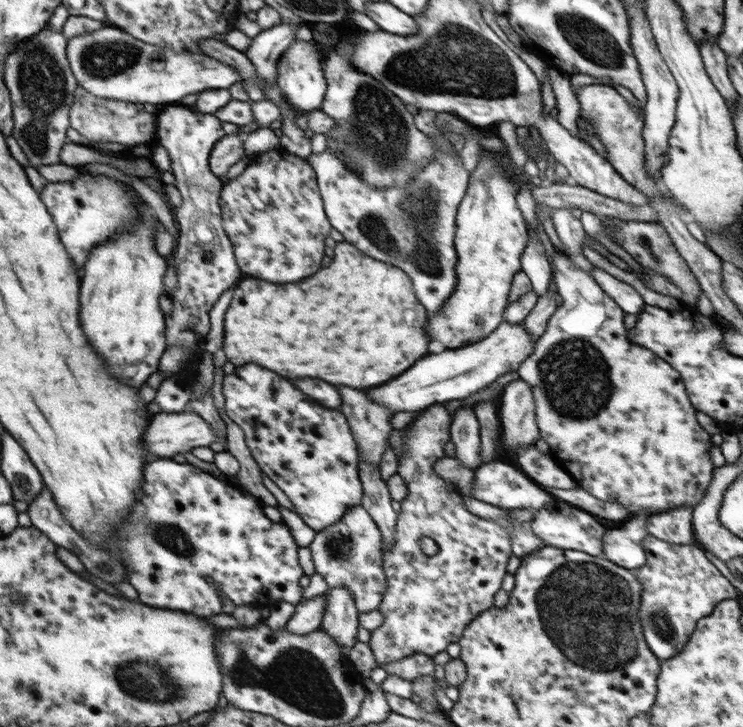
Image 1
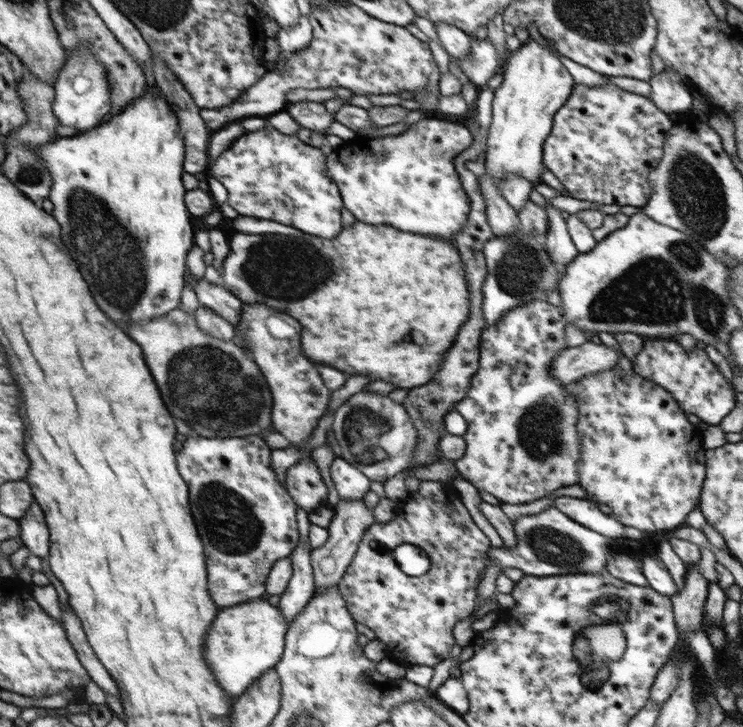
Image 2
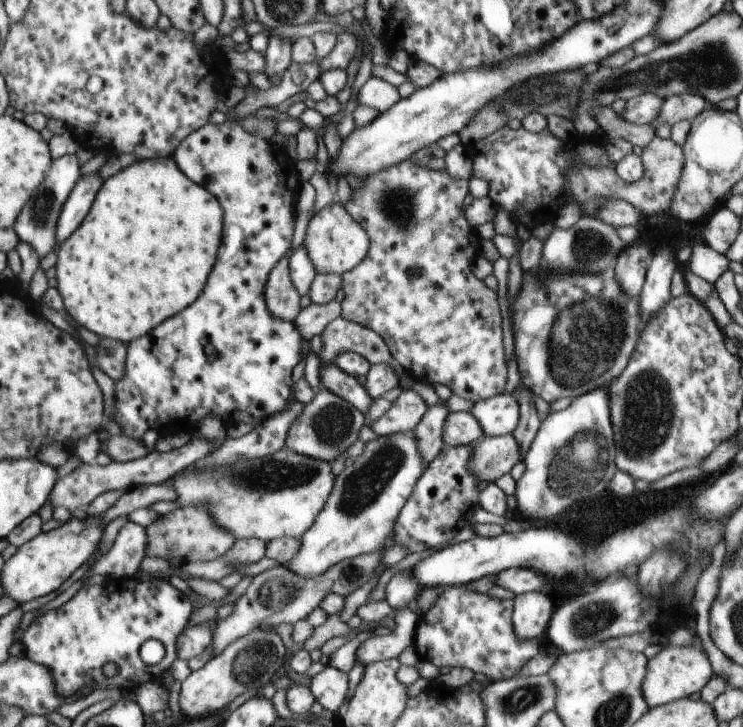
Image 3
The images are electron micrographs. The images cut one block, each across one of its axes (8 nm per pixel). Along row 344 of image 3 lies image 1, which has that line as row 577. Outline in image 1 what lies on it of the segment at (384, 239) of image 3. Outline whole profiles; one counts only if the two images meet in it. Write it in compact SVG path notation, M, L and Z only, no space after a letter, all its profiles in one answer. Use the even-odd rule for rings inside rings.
M435 403L417 414L416 419L406 426L403 438L403 456L398 460L397 472L405 482L407 490L401 502L397 516L395 544L384 550L382 570L388 586L378 614L385 618L382 626L371 632L370 648L376 662L383 668L389 662L409 657L411 654L424 653L433 657L445 651L449 644L458 642L466 627L479 614L493 607L495 594L501 589L503 578L507 574L509 558L512 555L512 539L509 530L498 521L486 520L472 514L463 502L460 492L448 481L440 478L433 469L433 464L444 458L444 445L451 441L450 417L444 404ZM429 536L438 545L438 552L432 556L422 553L418 539Z

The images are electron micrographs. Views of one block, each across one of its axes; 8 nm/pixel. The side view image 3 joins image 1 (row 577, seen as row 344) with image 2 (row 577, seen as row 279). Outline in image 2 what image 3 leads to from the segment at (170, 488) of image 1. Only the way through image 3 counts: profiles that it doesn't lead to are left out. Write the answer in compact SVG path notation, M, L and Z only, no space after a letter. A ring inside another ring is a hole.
M250 435L242 438L186 438L183 443L182 450L176 454L176 462L178 462L178 470L180 476L188 485L188 496L190 496L190 511L196 523L198 535L202 538L204 550L206 550L206 572L208 572L208 590L210 596L214 598L214 602L218 606L236 606L242 603L247 603L252 600L257 600L266 592L266 578L270 574L273 565L281 559L287 558L298 544L298 525L297 514L299 506L295 504L294 499L287 493L287 490L278 481L276 471L272 469L272 459L270 459L271 449L265 443L263 435Z

